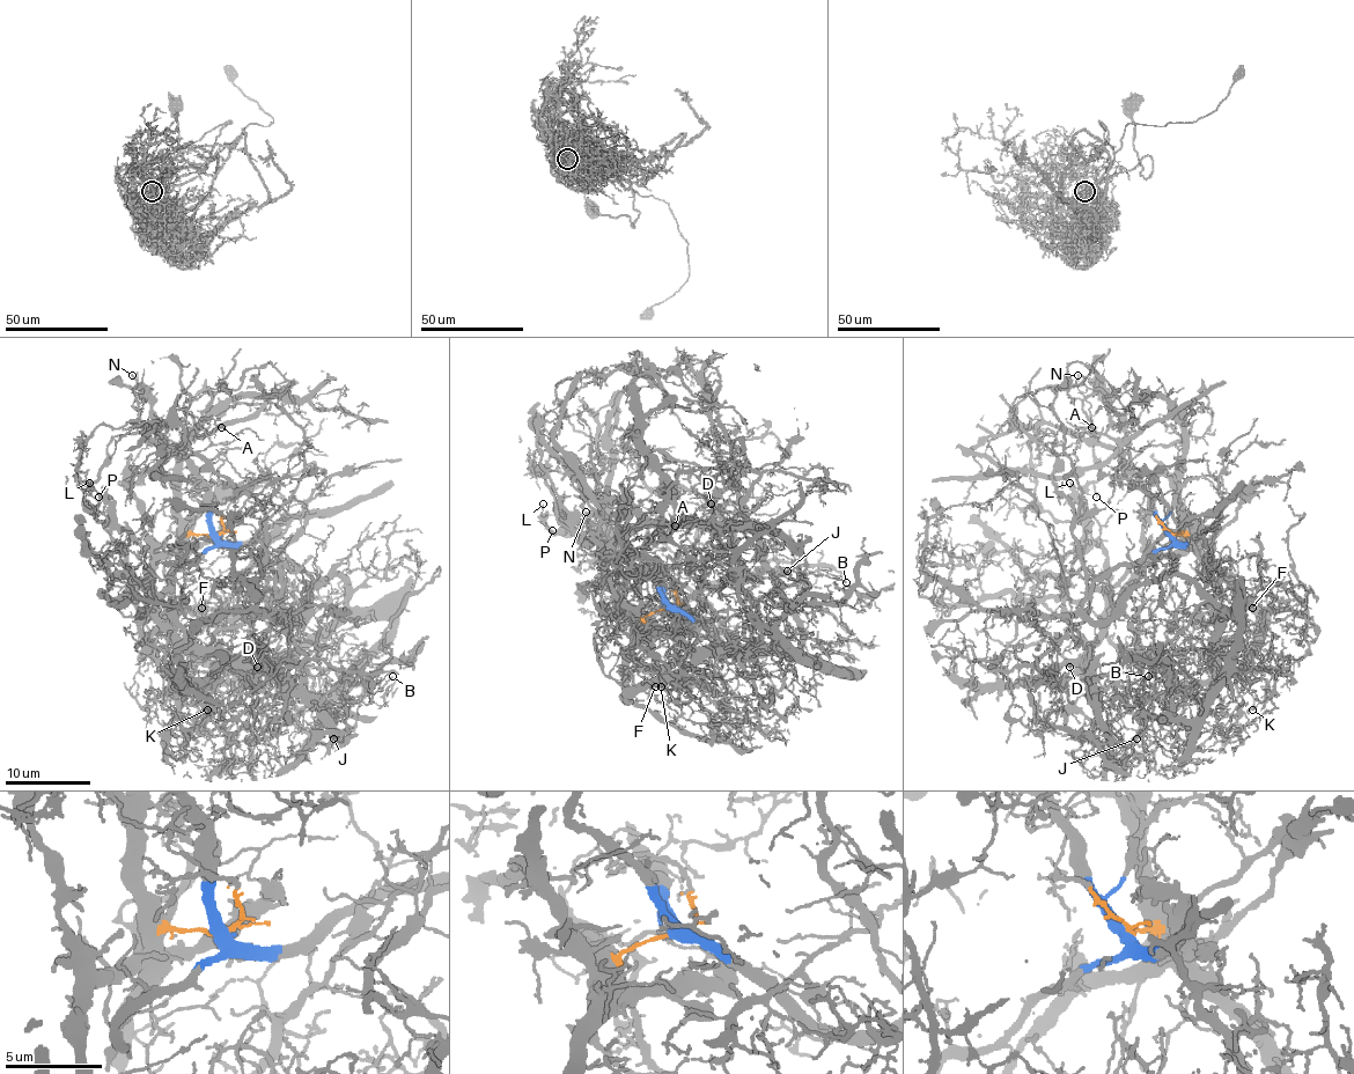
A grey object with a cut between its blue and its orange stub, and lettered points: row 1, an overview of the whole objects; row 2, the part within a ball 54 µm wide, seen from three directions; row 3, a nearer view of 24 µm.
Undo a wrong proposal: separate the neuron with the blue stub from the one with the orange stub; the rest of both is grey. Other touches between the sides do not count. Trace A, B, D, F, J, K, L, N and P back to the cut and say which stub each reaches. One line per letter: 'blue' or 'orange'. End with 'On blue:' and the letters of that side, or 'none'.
A: blue
B: orange
D: orange
F: orange
J: orange
K: orange
L: blue
N: blue
P: blue
On blue: A, L, N, P

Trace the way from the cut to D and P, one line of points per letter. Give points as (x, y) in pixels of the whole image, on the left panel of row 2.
D: (215, 535), (157, 561), (155, 612), (181, 638), (244, 657), (322, 721), (286, 766), (254, 728), (258, 666)
P: (215, 535), (211, 488), (188, 463), (146, 435), (115, 436), (108, 446), (108, 463), (93, 486), (100, 497)

